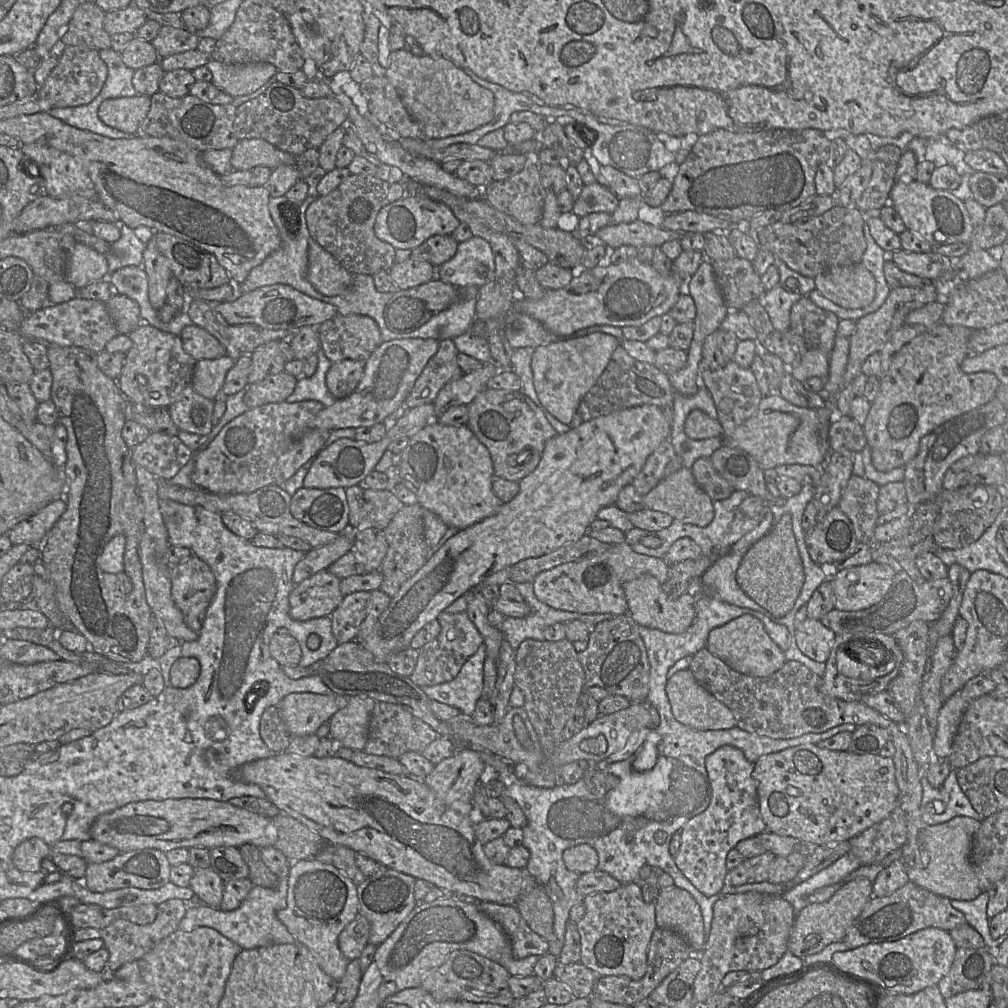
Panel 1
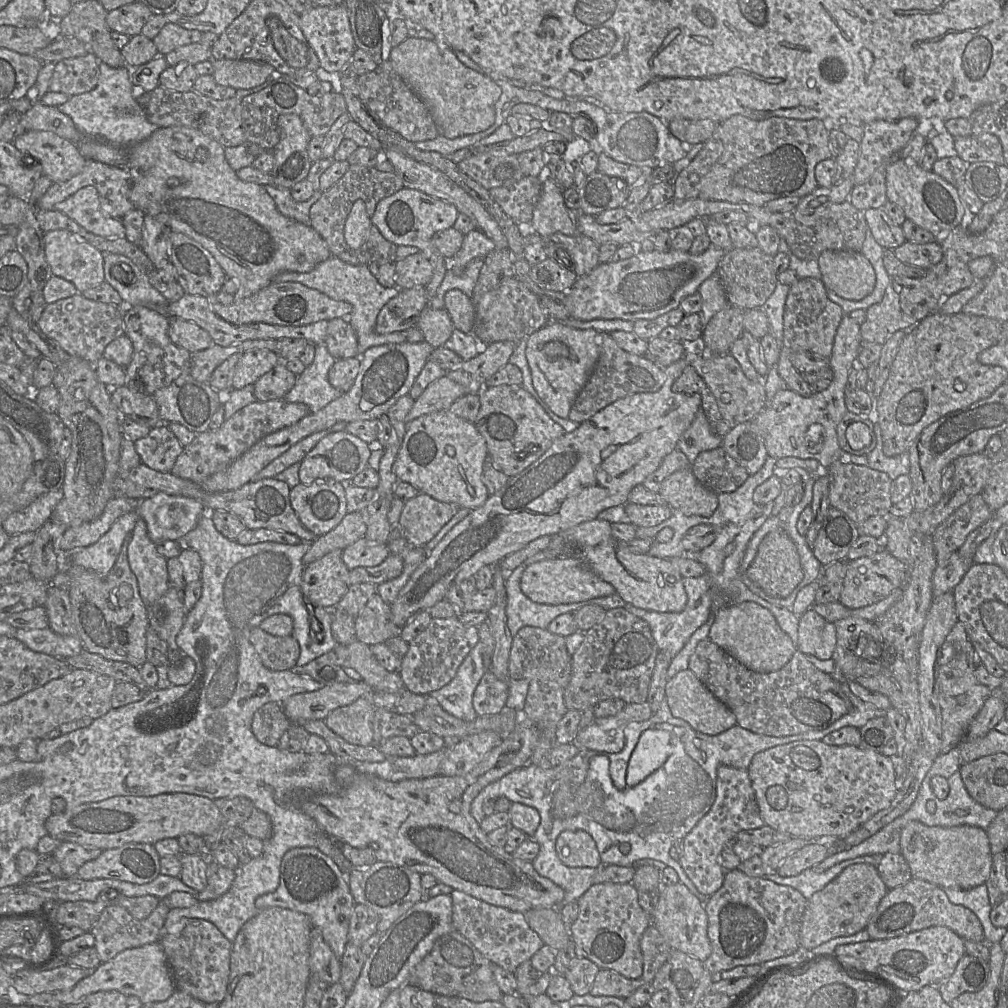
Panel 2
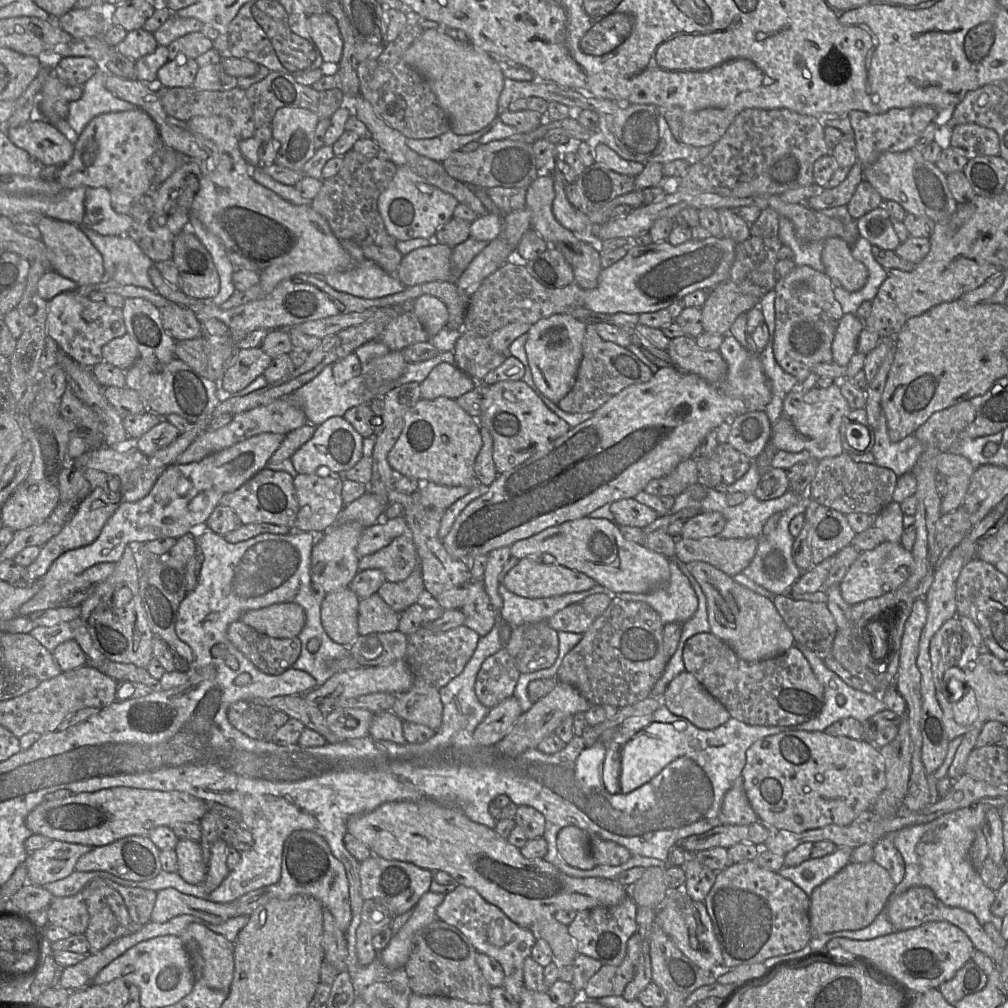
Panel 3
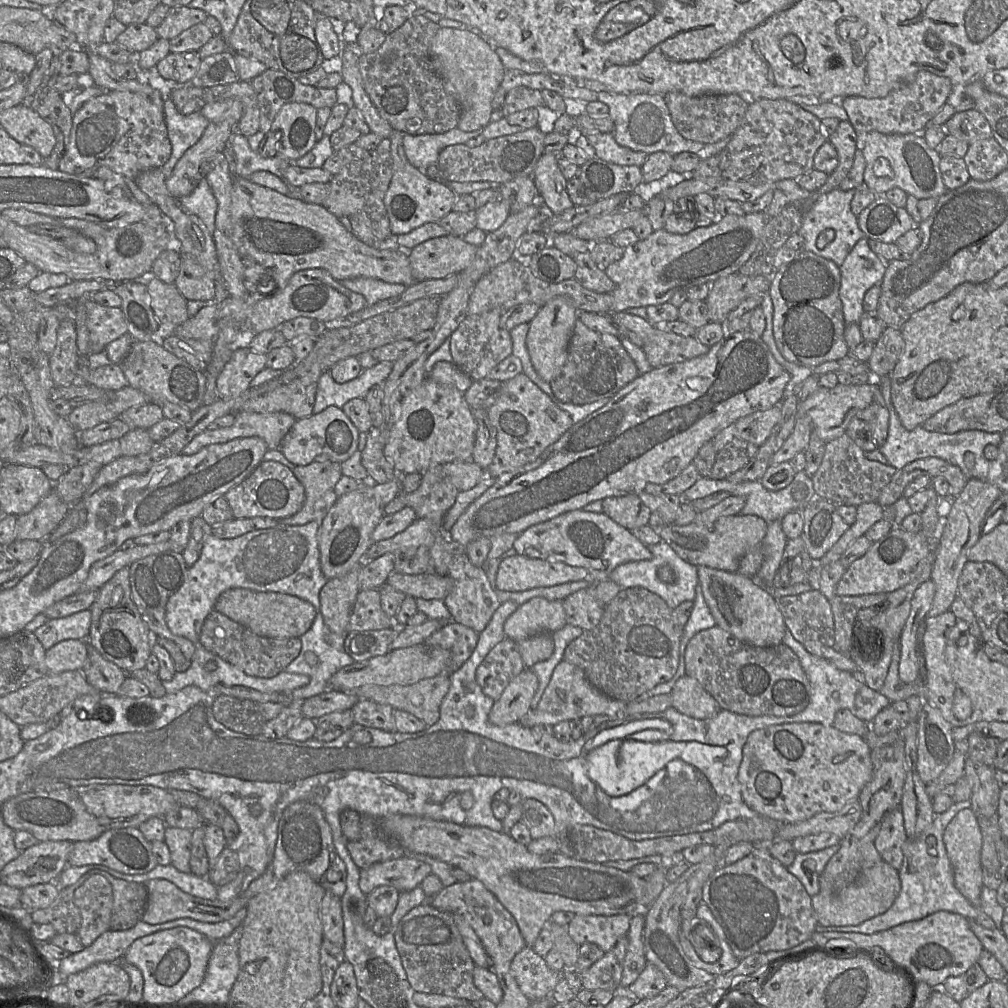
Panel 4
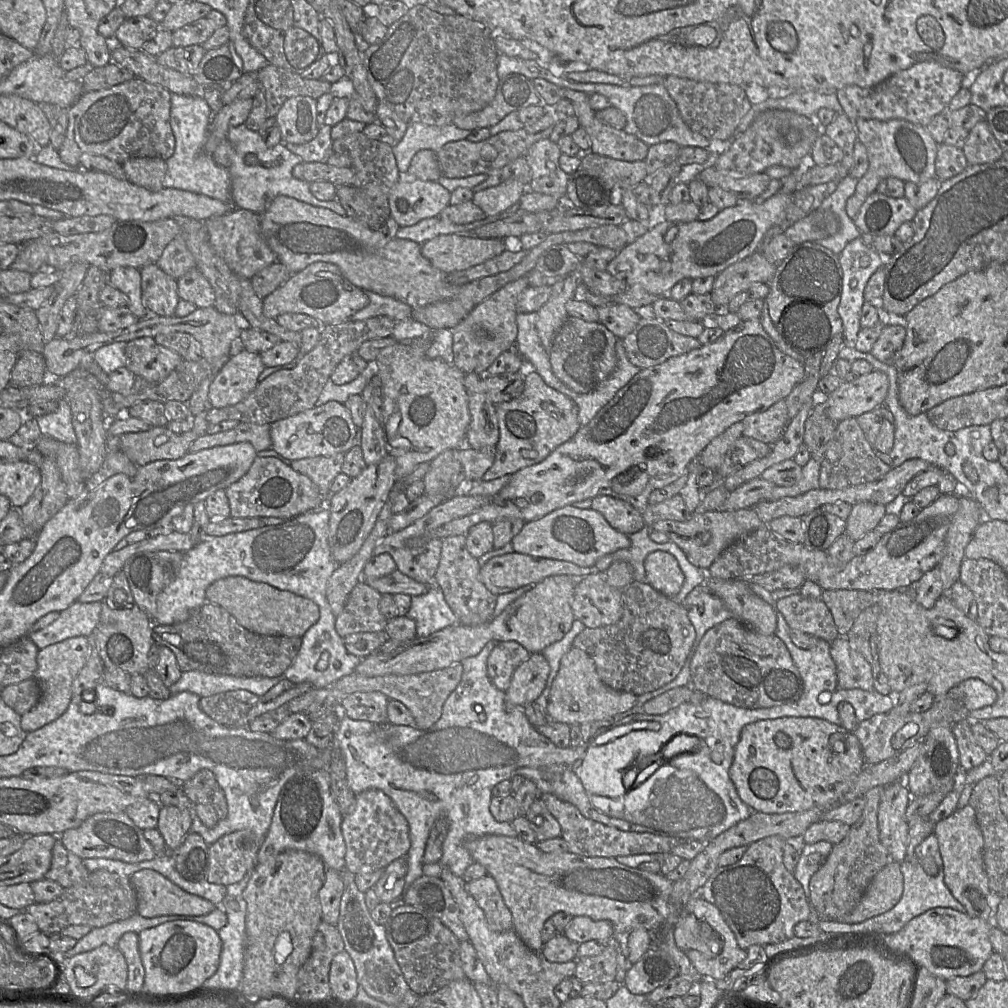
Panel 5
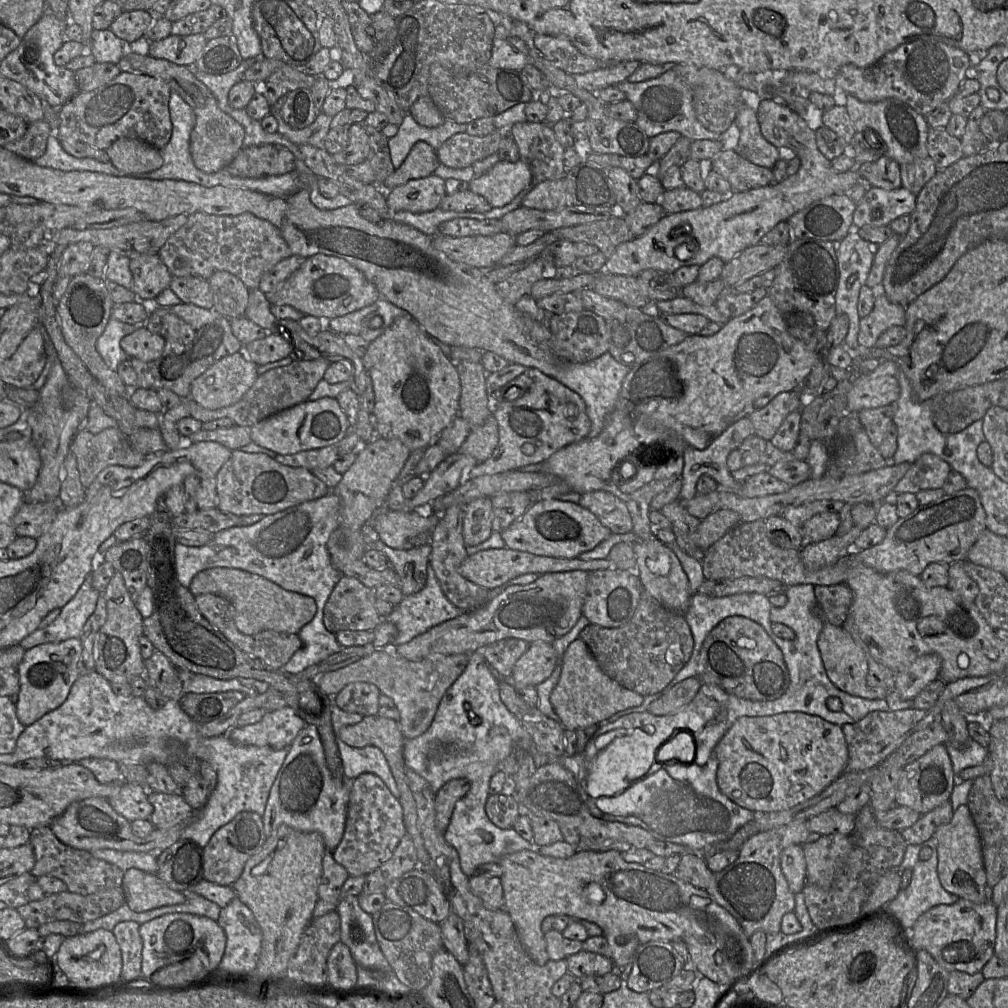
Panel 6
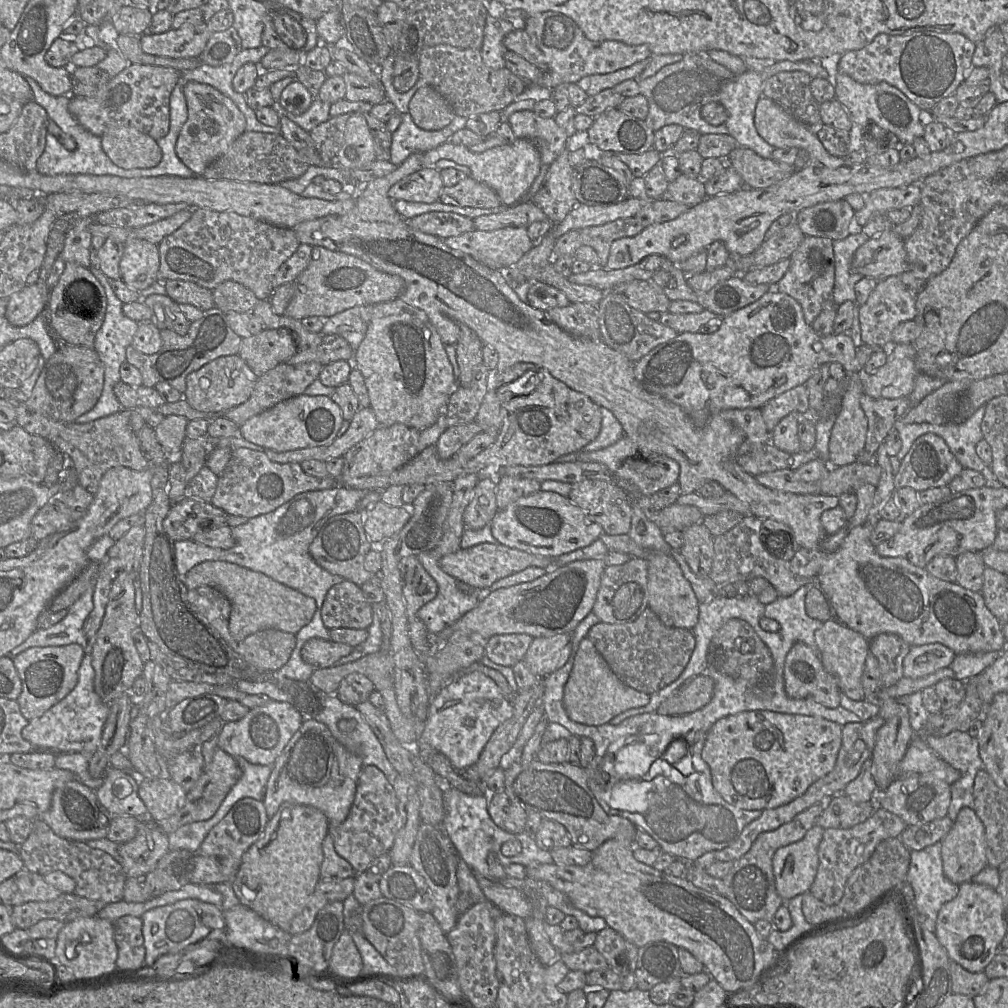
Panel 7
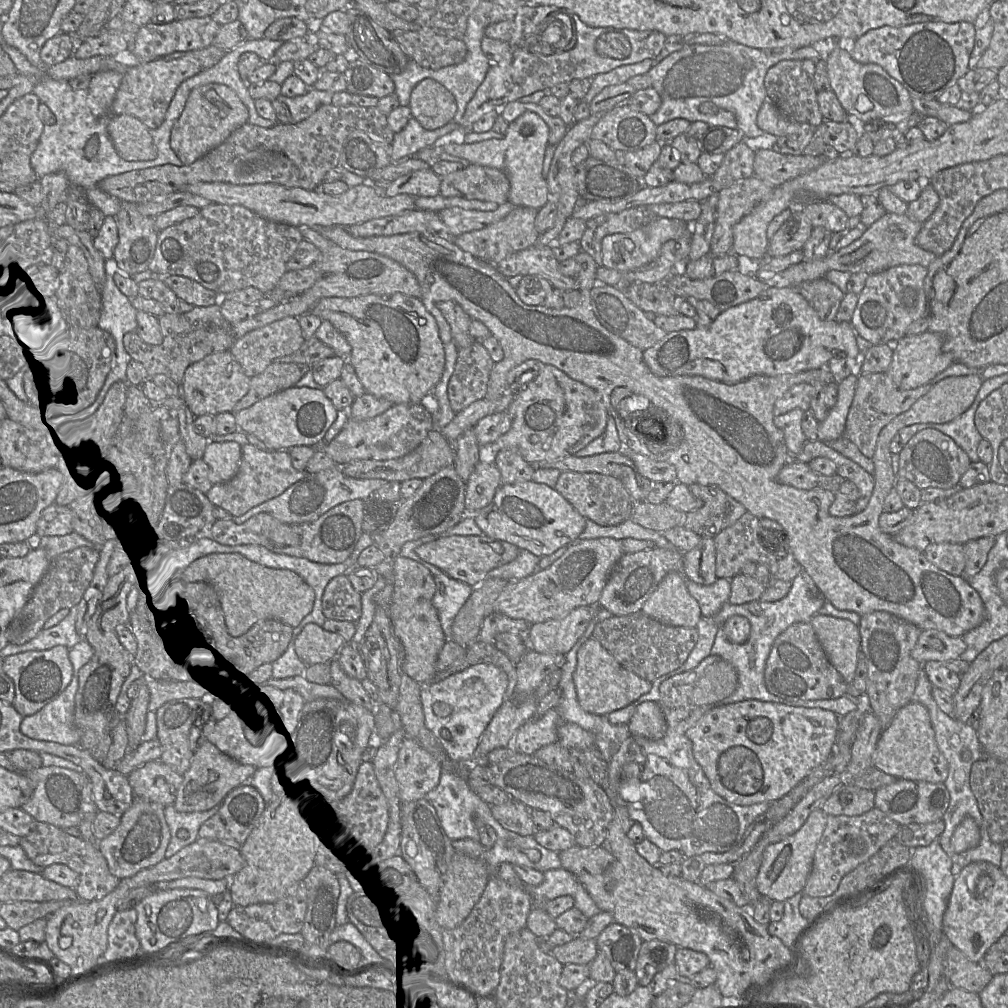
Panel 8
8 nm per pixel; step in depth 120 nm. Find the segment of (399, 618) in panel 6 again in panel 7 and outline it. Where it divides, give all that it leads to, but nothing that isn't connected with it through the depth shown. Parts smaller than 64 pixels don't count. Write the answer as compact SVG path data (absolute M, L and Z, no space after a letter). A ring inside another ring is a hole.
M435 547L417 555L419 562L438 586L436 596L417 613L429 634L437 634L459 620L481 598L477 591L466 593L459 589L458 581L441 569L439 559L442 556L434 549Z

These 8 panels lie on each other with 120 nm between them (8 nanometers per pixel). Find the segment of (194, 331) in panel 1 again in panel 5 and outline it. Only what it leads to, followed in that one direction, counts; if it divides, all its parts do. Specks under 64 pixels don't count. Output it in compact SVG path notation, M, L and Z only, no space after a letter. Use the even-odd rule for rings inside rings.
M156 263L139 269L143 304L148 312L158 316L174 316L179 302L177 282Z

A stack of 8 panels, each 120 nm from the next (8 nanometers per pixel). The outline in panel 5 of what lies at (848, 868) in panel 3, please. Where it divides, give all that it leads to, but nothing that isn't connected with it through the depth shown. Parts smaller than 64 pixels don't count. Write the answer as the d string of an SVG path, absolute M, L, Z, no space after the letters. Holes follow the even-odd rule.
M891 862L873 877L859 903L850 913L831 921L855 924L883 914L899 902L903 888L904 877L900 863Z

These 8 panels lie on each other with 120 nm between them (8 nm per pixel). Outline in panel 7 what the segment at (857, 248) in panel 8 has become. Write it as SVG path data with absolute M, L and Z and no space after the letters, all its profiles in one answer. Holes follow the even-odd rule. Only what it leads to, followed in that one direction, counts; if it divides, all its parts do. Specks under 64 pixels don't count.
M893 229L869 238L854 254L853 271L876 280L902 274L909 269L904 240Z

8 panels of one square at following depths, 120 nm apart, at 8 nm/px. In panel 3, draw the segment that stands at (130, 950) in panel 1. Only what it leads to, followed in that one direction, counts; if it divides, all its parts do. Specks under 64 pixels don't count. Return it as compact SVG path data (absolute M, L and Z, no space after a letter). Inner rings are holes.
M95 878L82 890L89 913L84 933L89 953L95 954L114 940L133 934L144 926L132 921L122 896L108 886L108 879Z

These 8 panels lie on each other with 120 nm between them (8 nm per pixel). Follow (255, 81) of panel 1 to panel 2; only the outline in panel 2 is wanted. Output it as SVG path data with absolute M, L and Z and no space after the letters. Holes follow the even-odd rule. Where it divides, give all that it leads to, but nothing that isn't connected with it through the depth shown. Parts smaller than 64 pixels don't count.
M210 59L213 64L213 77L217 84L234 89L249 89L261 85L274 72L275 68L263 61L253 60L216 60Z

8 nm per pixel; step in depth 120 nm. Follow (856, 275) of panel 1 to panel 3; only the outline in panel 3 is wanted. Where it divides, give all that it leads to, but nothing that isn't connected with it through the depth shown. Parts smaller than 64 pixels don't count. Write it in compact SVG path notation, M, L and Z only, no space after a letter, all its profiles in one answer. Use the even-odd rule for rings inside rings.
M841 238L825 240L821 261L834 286L838 284L847 291L854 292L863 288L867 282L867 267L853 257L851 245Z

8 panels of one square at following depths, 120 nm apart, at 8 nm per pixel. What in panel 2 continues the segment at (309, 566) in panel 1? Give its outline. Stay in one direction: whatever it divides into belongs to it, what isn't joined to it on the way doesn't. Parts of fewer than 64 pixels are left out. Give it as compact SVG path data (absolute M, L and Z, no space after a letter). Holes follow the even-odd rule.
M347 513L342 521L328 533L317 537L303 556L304 566L320 559L334 550L344 550L360 538L365 537L367 526L362 513Z

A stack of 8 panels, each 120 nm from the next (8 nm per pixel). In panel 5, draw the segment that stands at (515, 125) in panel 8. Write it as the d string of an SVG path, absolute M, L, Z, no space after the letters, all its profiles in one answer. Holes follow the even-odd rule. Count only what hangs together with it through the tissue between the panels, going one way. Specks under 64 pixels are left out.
M510 178L497 186L473 193L472 201L486 216L494 216L516 203L526 190L524 184Z

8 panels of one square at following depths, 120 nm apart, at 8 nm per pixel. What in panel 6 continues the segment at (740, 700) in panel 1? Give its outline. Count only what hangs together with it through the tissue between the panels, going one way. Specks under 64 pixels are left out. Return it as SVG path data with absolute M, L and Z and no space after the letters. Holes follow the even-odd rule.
M729 616L708 633L700 650L697 677L702 684L717 686L729 694L752 701L778 699L790 684L790 675L781 650L761 625L742 616Z

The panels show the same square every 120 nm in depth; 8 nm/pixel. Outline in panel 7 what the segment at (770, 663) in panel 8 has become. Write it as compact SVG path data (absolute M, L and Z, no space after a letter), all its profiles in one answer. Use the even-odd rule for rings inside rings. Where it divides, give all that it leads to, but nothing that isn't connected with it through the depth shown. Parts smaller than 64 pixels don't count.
M802 642L795 643L788 652L784 663L784 687L792 698L811 698L827 708L840 706L841 690L835 678L829 674L817 652Z

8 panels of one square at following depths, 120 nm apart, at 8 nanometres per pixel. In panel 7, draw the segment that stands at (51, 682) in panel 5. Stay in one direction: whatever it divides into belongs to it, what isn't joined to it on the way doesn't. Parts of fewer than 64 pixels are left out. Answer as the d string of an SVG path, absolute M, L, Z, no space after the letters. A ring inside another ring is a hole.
M73 643L64 646L31 647L13 656L13 664L22 683L17 702L21 714L28 721L43 715L73 690L84 655L83 648Z

